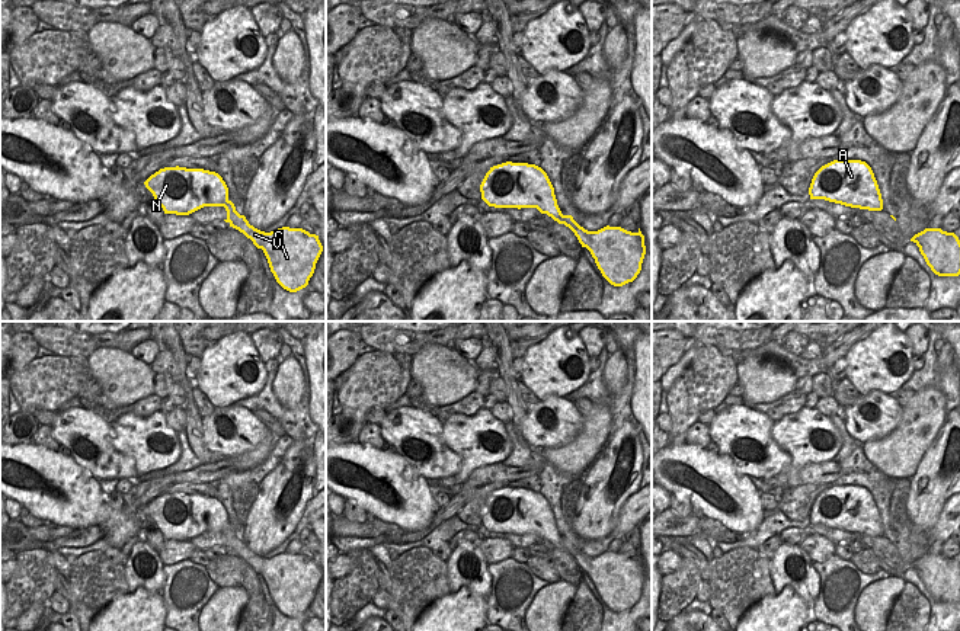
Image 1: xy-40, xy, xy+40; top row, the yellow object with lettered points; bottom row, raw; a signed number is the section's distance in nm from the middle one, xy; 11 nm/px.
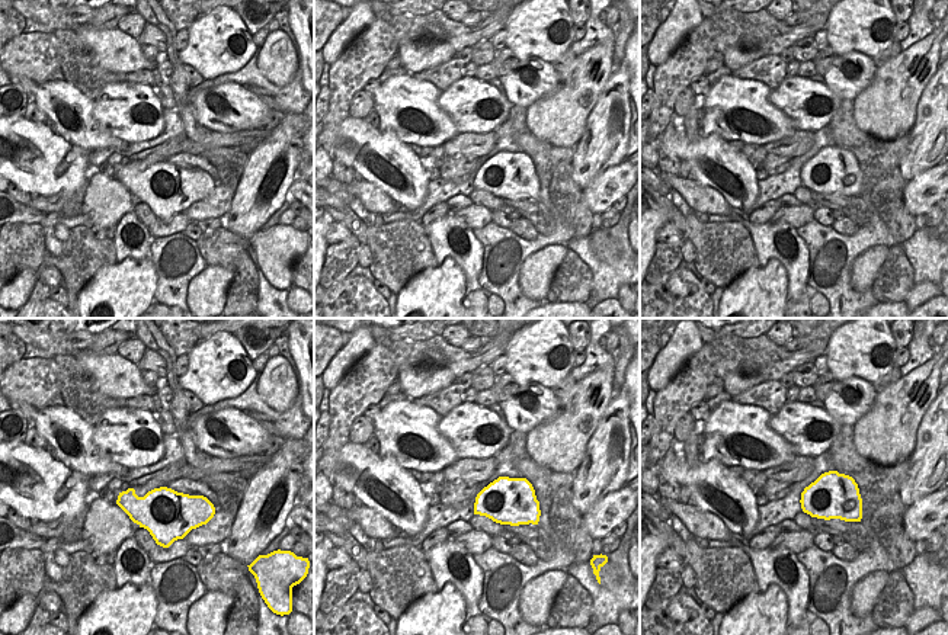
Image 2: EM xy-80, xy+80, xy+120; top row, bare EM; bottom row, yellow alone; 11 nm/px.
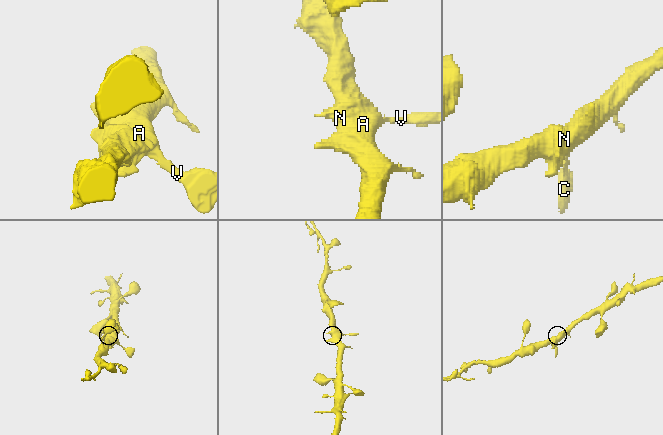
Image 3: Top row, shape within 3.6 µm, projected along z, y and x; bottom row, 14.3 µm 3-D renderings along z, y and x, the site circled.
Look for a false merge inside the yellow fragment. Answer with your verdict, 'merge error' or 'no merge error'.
no merge error

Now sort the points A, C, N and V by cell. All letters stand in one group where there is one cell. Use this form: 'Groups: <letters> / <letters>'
Groups: A C N V.

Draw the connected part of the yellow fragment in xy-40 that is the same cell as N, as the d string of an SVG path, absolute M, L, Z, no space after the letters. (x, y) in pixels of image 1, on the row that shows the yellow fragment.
M179 166L164 167L151 174L144 185L164 214L189 215L204 206L224 206L224 221L263 250L271 272L284 289L297 292L308 285L323 252L319 236L303 228L282 227L271 233L255 228L236 211L228 199L228 188L218 173Z

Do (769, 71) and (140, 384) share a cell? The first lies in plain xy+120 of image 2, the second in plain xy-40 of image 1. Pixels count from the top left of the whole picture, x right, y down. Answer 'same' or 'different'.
different

